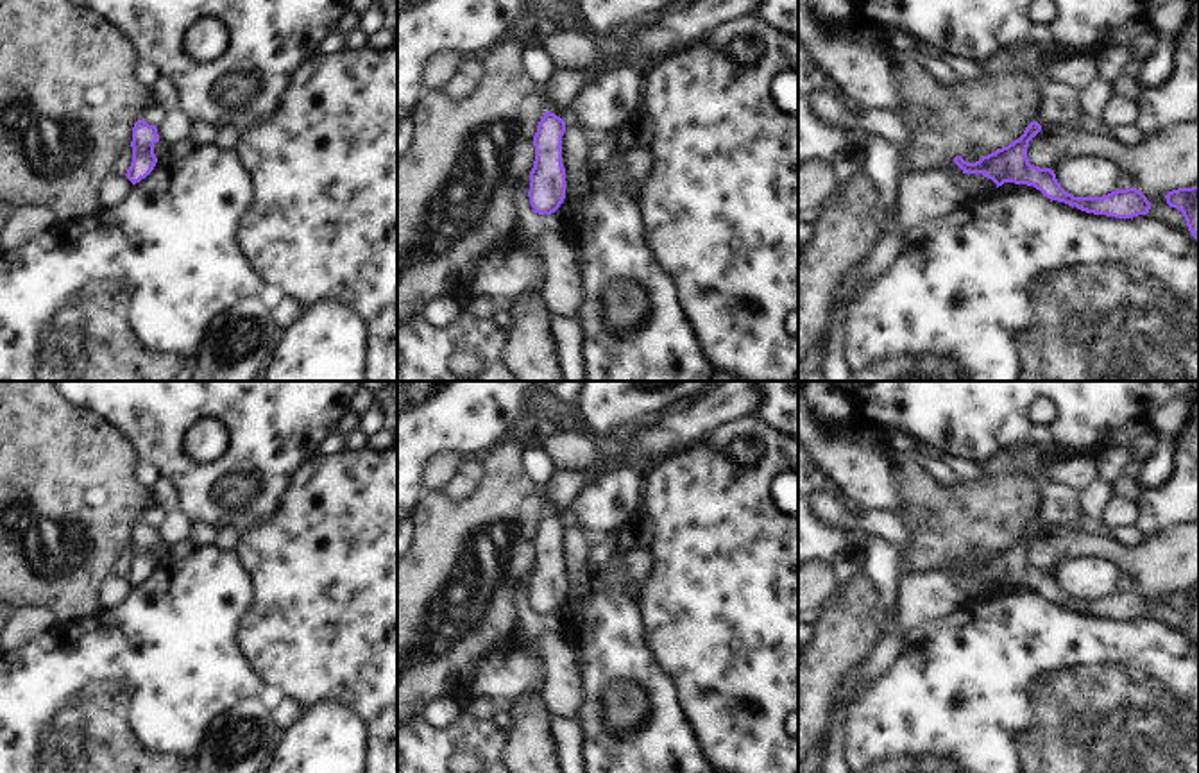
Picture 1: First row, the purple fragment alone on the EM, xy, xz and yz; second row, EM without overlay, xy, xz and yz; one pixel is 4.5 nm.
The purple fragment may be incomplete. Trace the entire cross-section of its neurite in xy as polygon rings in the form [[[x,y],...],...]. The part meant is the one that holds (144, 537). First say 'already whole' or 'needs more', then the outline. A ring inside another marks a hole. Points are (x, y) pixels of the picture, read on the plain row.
already whole; [[[143,519],[132,528],[132,564],[127,571],[127,580],[136,585],[145,580],[156,567],[157,558],[154,546],[159,542],[157,528],[149,526]]]

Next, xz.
already whole; [[[546,512],[533,537],[535,562],[530,573],[530,605],[539,616],[555,614],[565,599],[565,569],[562,565],[562,537],[565,522]]]

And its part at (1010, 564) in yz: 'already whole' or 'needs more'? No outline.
already whole

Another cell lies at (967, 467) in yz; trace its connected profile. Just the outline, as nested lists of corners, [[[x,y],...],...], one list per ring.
[[[918,444],[918,447],[931,456],[945,460],[963,480],[979,480],[990,471],[986,462],[981,460],[966,458],[963,454],[948,454],[927,444]]]

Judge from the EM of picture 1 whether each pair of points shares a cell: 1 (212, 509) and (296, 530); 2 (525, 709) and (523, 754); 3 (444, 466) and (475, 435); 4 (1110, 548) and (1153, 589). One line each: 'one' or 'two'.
1: two
2: one
3: two
4: one

